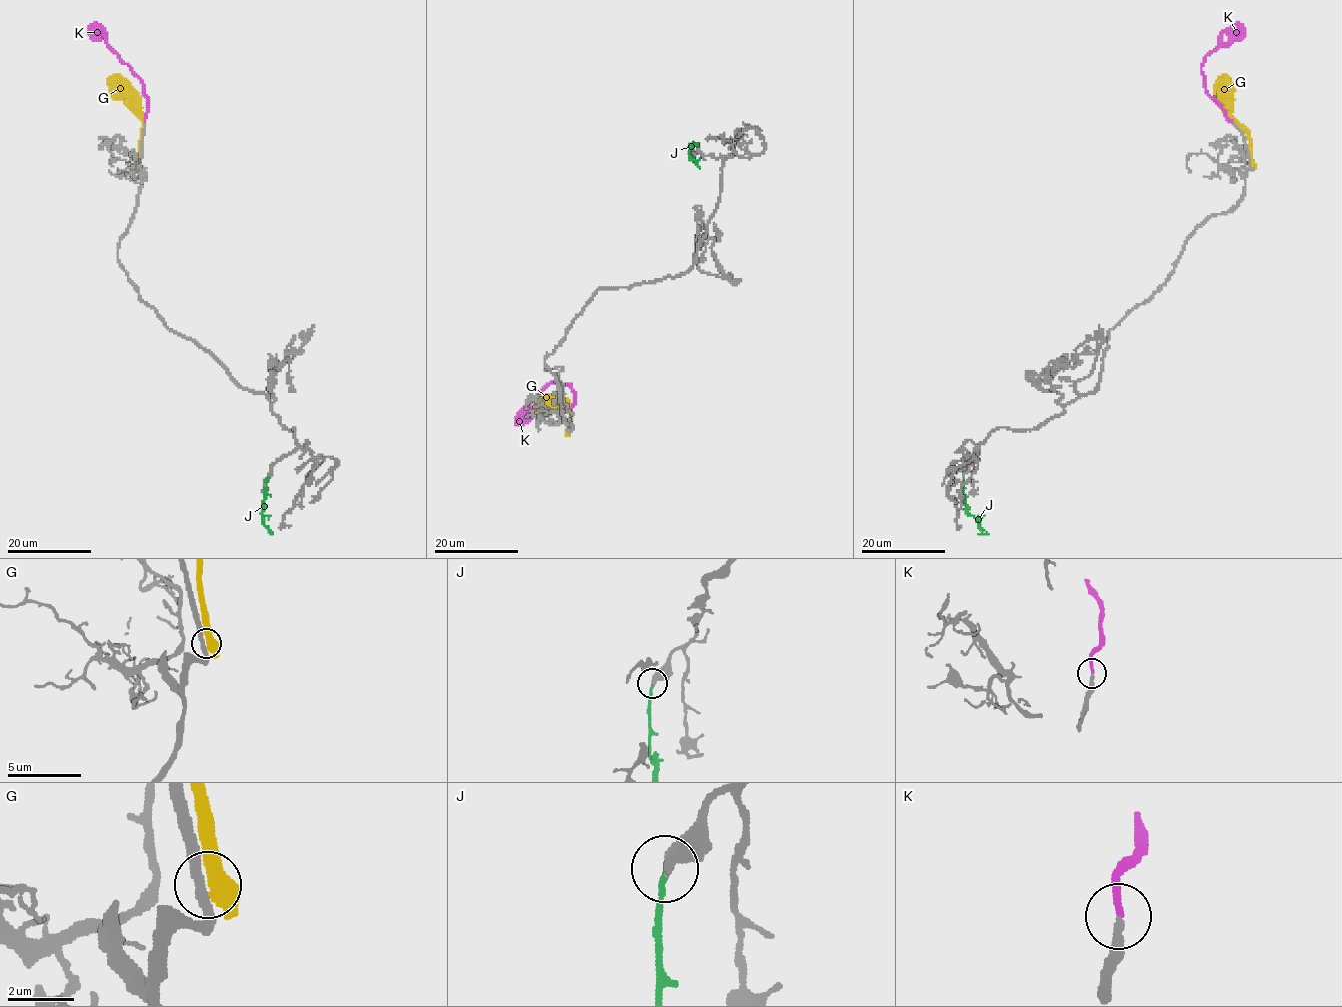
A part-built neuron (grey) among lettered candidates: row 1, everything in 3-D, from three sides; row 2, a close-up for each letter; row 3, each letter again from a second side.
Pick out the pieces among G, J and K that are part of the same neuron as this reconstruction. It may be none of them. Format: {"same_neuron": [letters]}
{"same_neuron": ["J", "K"]}

